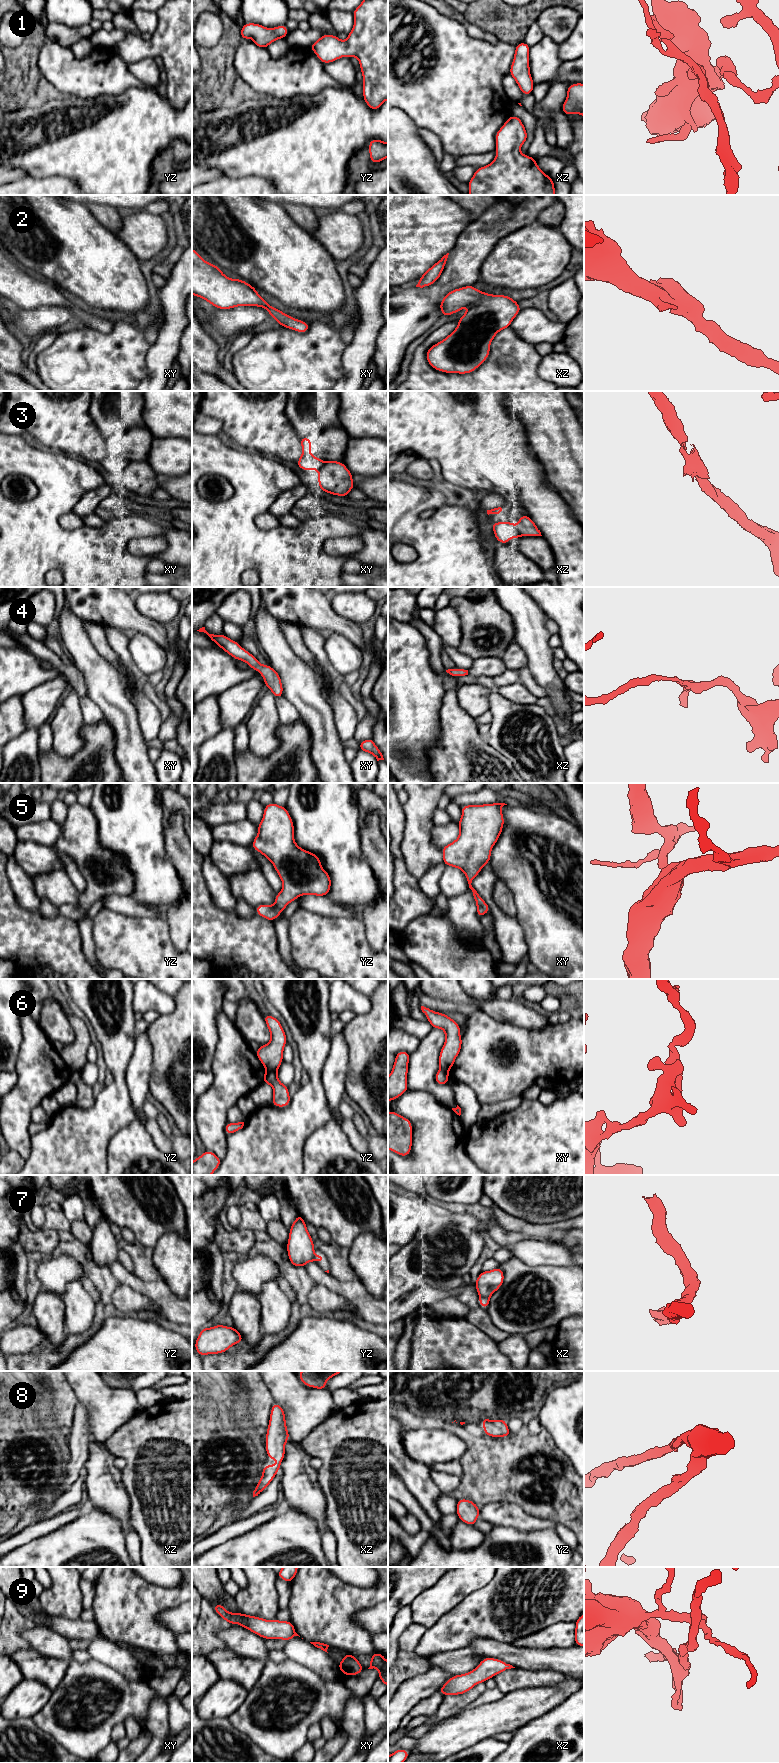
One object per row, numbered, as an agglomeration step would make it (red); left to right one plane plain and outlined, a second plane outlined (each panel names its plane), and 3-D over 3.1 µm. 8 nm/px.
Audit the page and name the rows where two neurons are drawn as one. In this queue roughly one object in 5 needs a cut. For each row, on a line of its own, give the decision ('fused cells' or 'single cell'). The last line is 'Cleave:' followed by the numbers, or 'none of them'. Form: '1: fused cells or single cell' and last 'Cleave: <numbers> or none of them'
1: single cell
2: single cell
3: fused cells
4: single cell
5: single cell
6: single cell
7: fused cells
8: single cell
9: single cell
Cleave: 3, 7

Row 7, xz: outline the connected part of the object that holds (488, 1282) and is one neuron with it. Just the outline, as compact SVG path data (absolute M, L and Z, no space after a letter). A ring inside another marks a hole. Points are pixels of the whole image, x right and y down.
M500 1267L491 1271L482 1271L474 1282L480 1297L490 1298L504 1282L504 1272Z

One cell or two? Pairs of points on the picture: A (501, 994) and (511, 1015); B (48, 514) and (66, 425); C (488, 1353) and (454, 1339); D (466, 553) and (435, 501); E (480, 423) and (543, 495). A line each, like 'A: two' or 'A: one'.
A: two
B: two
C: one
D: one
E: one

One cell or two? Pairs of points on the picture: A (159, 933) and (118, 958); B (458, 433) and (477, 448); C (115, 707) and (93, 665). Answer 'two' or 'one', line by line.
A: one
B: one
C: one

